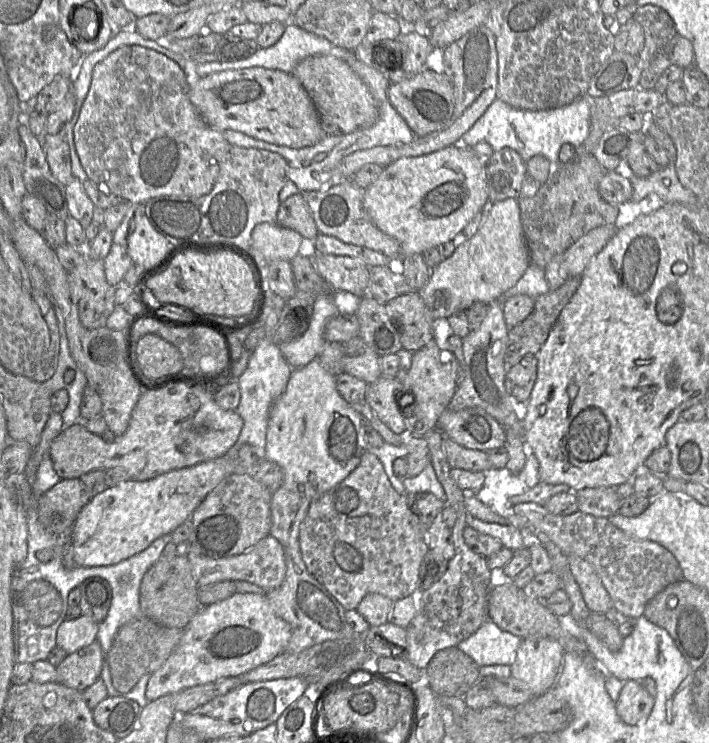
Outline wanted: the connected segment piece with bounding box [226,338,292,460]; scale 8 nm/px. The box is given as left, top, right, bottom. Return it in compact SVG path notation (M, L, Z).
M268 338L258 343L249 359L246 370L237 379L240 402L234 411L242 418L243 427L236 443L226 453L229 458L235 458L239 448L243 444L249 444L260 460L266 459L266 432L270 409L284 392L291 372L292 368L286 362L277 345Z

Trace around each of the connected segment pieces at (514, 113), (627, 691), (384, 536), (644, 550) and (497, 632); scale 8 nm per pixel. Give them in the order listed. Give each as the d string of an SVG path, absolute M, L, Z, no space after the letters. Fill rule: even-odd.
M586 94L573 103L556 109L526 111L516 109L496 98L481 117L462 135L460 143L473 147L486 142L493 151L502 148L514 149L526 163L536 155L544 156L552 168L559 162L558 154L564 143L580 147L588 137L590 130L590 107L595 98Z
M624 681L621 693L615 702L616 712L621 721L633 726L642 723L651 713L654 699L640 681Z
M366 450L362 455L360 464L343 481L311 500L306 517L300 525L299 545L308 571L335 597L345 610L354 610L368 594L381 594L396 602L412 595L418 589L419 568L424 556L430 549L427 543L427 529L412 511L408 496L397 492L393 488L380 460L373 453Z
M527 502L513 506L513 512L543 531L566 555L580 557L590 563L600 576L617 615L637 619L644 616L646 605L667 586L683 579L682 569L674 555L662 545L627 535L606 517L577 511L571 515L555 515L544 506Z
M486 619L479 629L469 638L460 642L457 648L480 666L480 679L488 677L508 678L511 676L511 665L521 642L522 638L500 629L493 621Z

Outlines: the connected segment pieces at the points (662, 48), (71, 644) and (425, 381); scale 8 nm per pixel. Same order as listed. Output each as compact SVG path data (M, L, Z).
M658 6L633 7L633 20L641 25L644 32L644 46L638 54L641 64L639 89L654 90L655 84L662 73L669 66L674 65L673 48L679 34L672 18Z
M80 615L63 621L57 630L56 644L67 654L73 653L96 640L99 623L91 617Z
M435 339L425 346L413 352L410 370L402 382L402 396L408 403L412 403L414 412L421 412L421 428L414 426L414 419L407 418L407 433L415 438L422 438L427 432L437 427L438 419L442 412L448 407L453 395L458 387L458 363L454 355L447 351L441 350Z

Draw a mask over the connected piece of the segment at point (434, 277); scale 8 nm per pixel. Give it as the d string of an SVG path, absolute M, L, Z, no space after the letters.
M507 198L501 201L492 202L488 204L488 207L486 208L486 216L482 224L478 228L477 232L471 238L461 240L455 247L455 250L450 257L443 259L437 266L431 269L428 282L422 289L418 291L418 293L423 300L432 321L439 319L447 319L449 316L451 316L453 313L457 311L465 311L475 302L489 304L490 302L495 300L502 300L504 298L504 294L517 283L517 281L528 268L529 264L530 258L522 232L518 202L515 198Z

